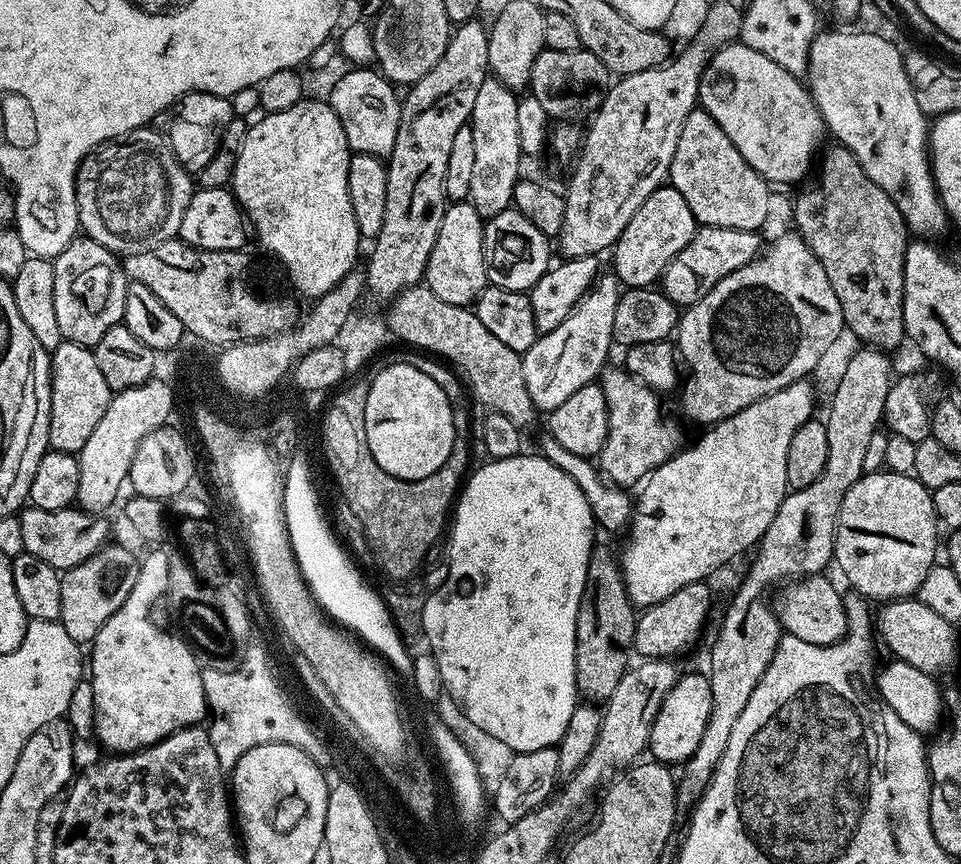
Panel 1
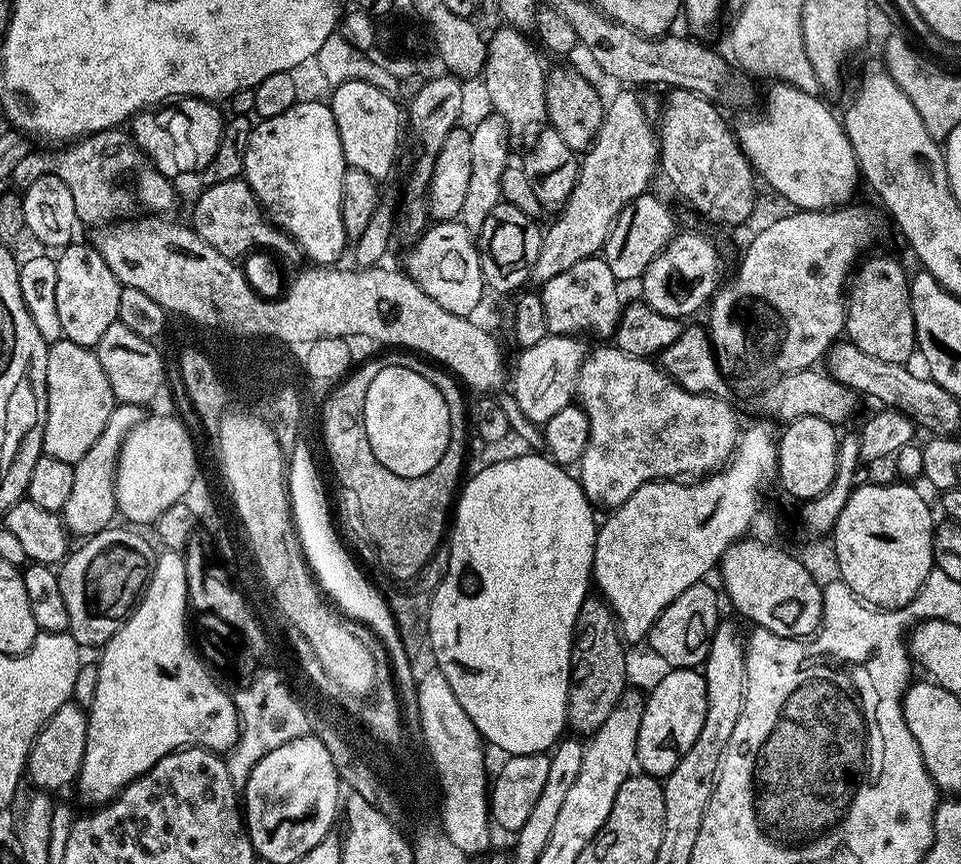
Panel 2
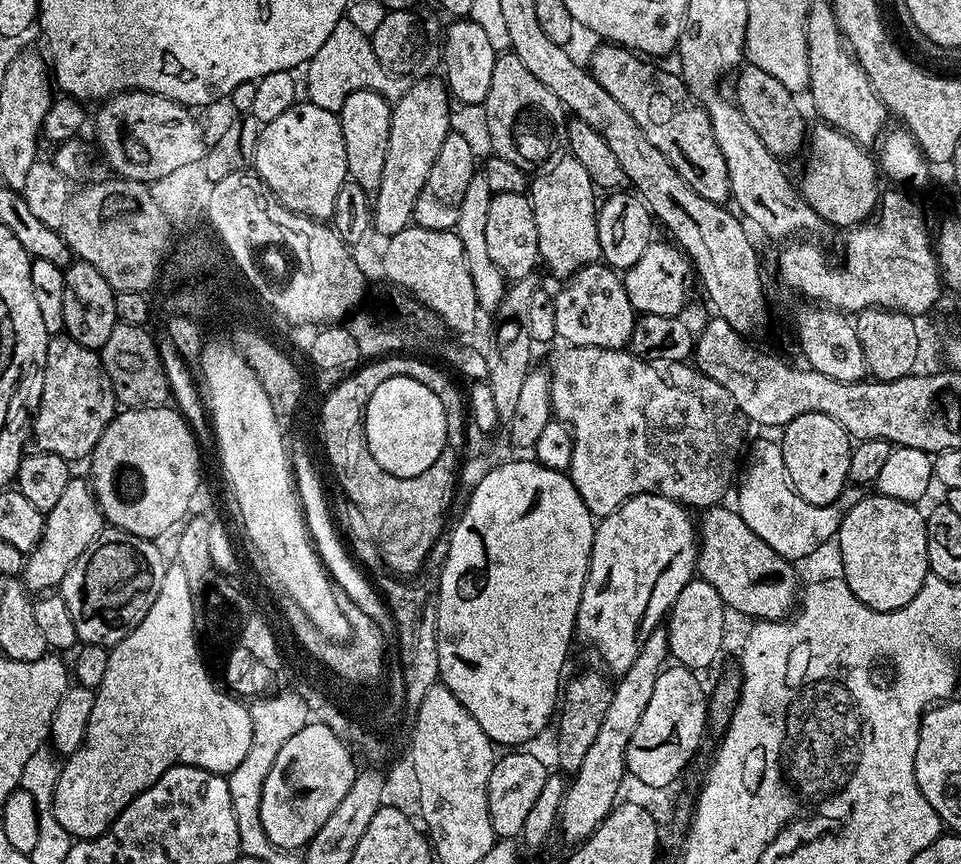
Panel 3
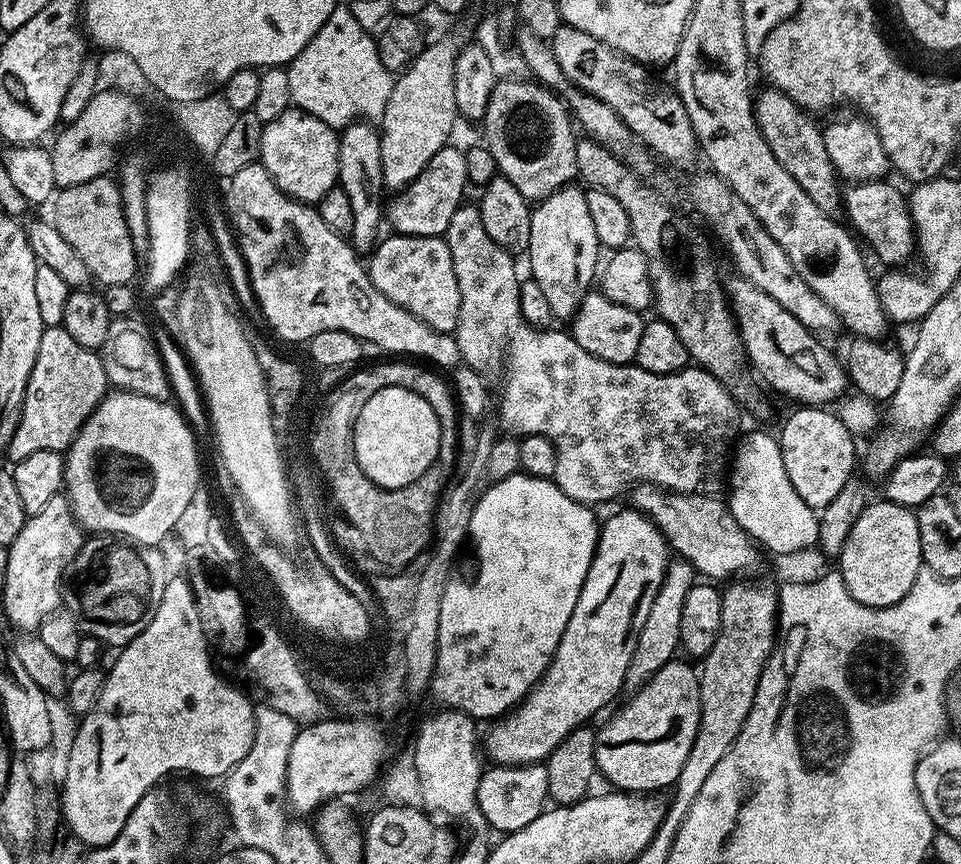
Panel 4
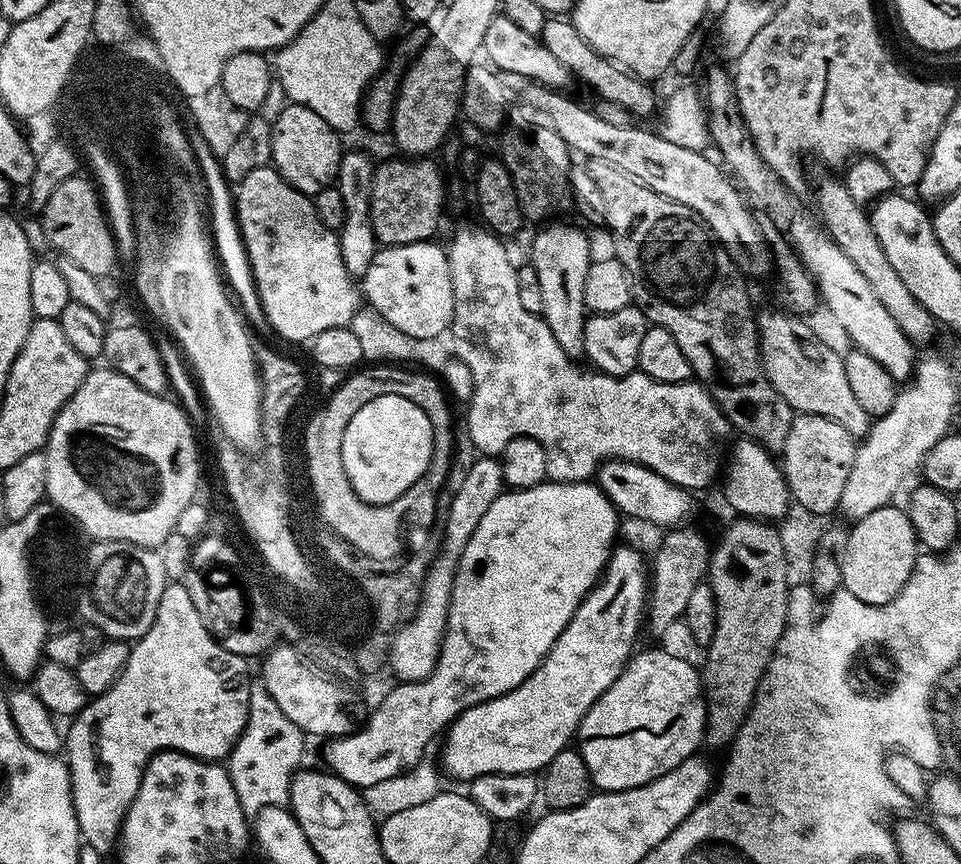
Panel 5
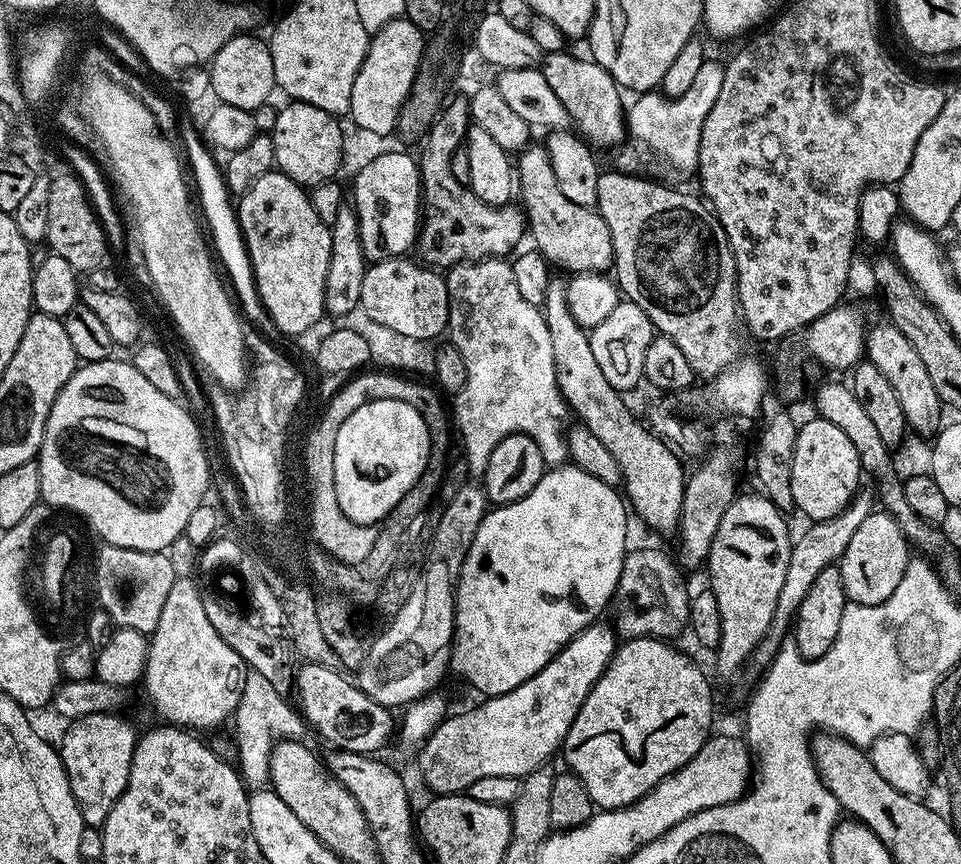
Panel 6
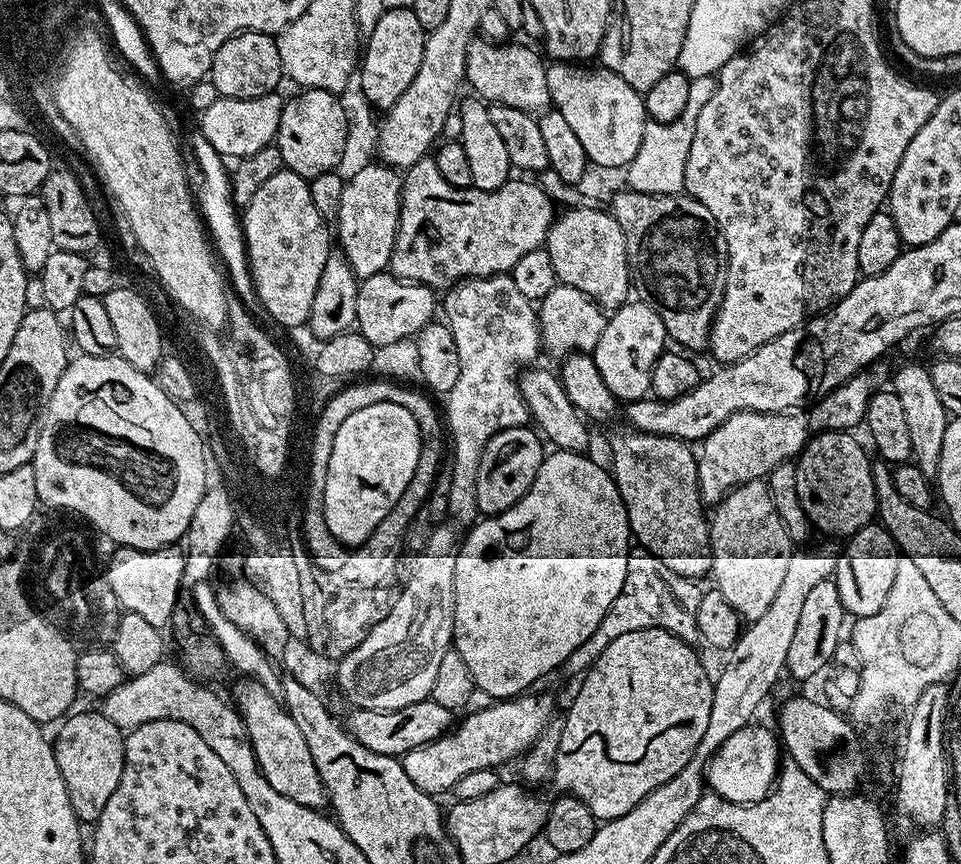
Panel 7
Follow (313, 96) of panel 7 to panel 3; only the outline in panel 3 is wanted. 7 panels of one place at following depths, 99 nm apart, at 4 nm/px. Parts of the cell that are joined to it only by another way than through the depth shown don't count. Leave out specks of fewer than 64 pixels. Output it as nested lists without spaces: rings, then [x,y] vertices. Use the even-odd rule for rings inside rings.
[[[295,102],[290,105],[278,118],[261,127],[260,137],[256,143],[254,171],[266,182],[269,190],[280,199],[282,206],[308,216],[312,220],[331,221],[334,198],[338,198],[338,190],[342,182],[349,179],[346,146],[342,138],[339,115],[309,102],[303,102],[303,104]]]

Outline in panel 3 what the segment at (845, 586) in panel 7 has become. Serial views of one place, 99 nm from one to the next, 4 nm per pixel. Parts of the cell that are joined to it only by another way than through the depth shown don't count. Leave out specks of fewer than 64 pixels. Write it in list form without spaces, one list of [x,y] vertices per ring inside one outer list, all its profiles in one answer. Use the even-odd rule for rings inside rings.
[[[866,494],[841,522],[838,533],[842,578],[858,602],[879,612],[893,612],[910,602],[924,585],[928,570],[928,521],[915,503]]]

